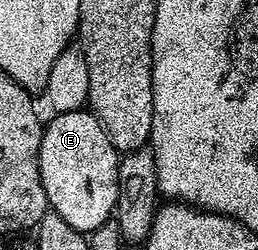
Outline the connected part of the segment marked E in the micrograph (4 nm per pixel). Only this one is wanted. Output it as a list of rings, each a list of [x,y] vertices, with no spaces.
[[[77,109],[76,111],[68,111],[67,113],[54,113],[51,118],[50,122],[48,120],[45,122],[42,131],[42,142],[40,143],[40,155],[38,156],[40,159],[40,175],[42,176],[42,182],[44,183],[44,191],[46,192],[46,200],[49,208],[53,210],[53,212],[61,215],[69,225],[76,227],[77,229],[89,231],[96,227],[100,227],[100,223],[111,220],[114,204],[118,198],[118,163],[120,154],[117,149],[112,147],[108,135],[104,131],[104,127],[96,123],[96,118],[93,113]]]

